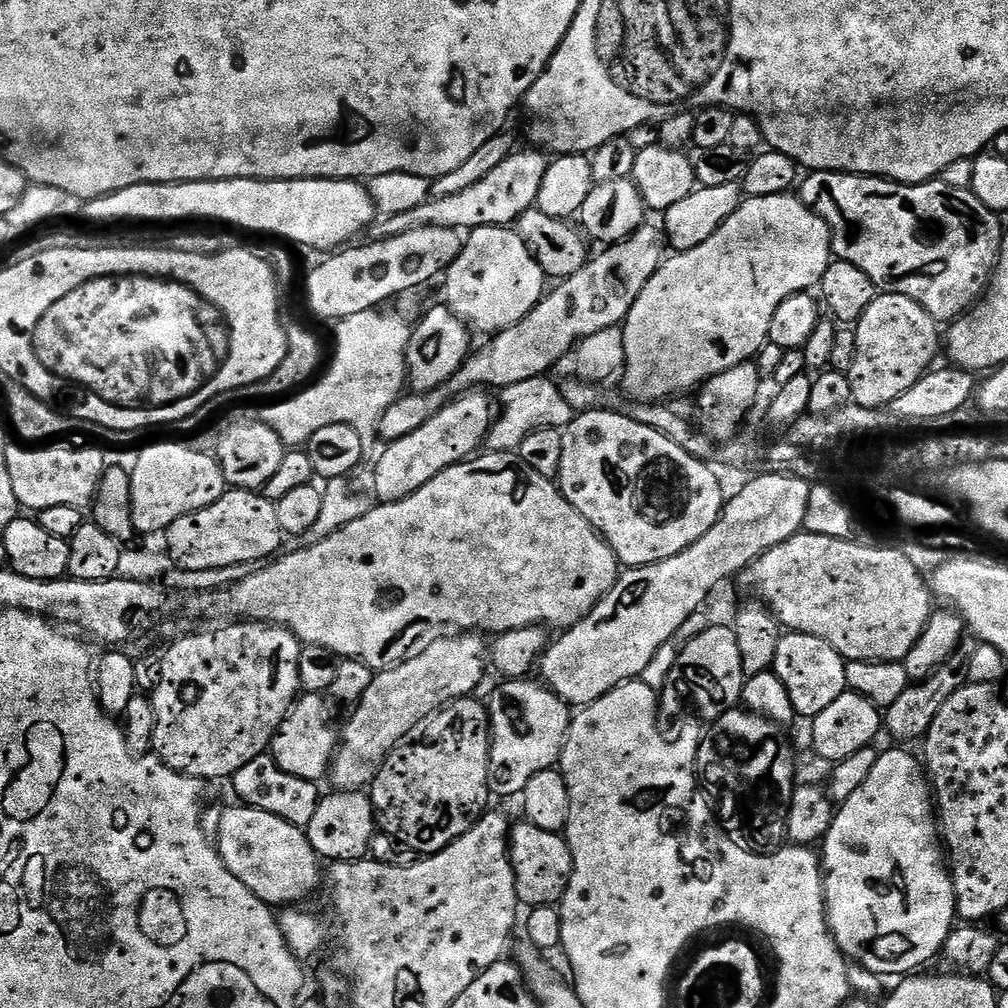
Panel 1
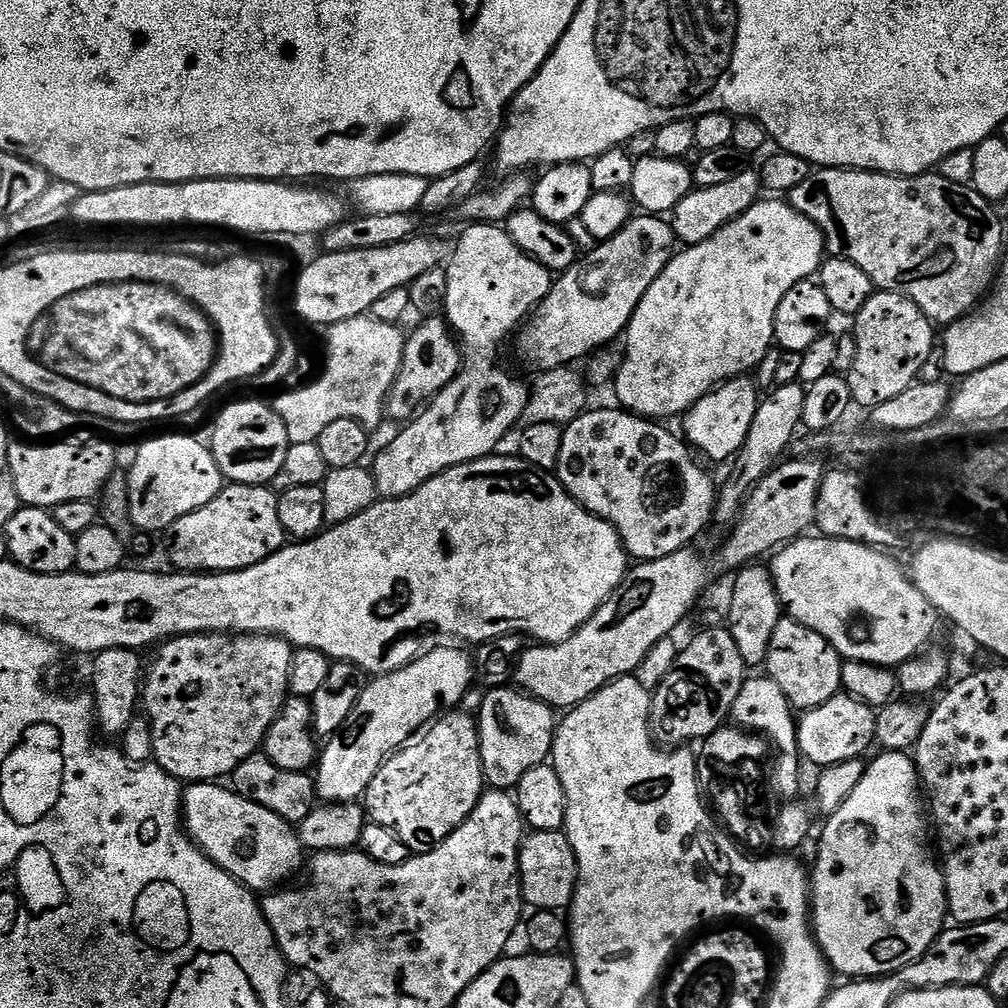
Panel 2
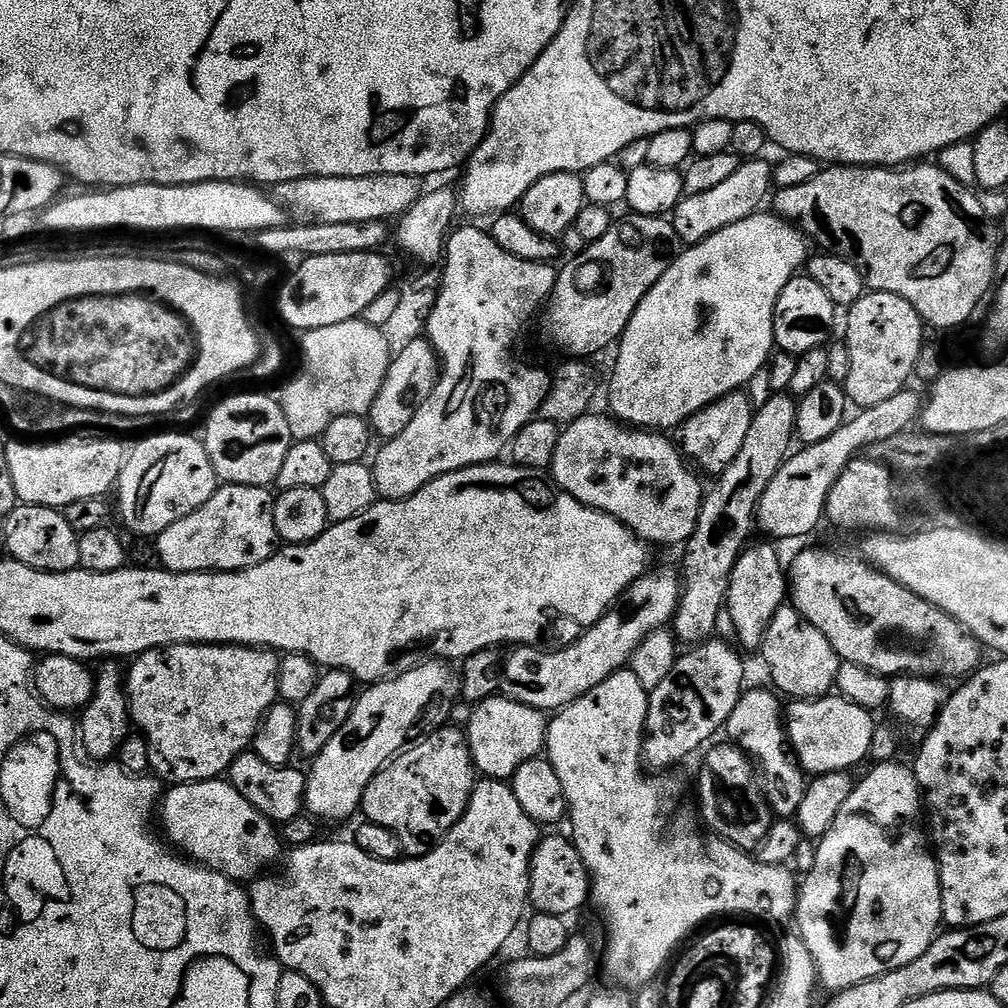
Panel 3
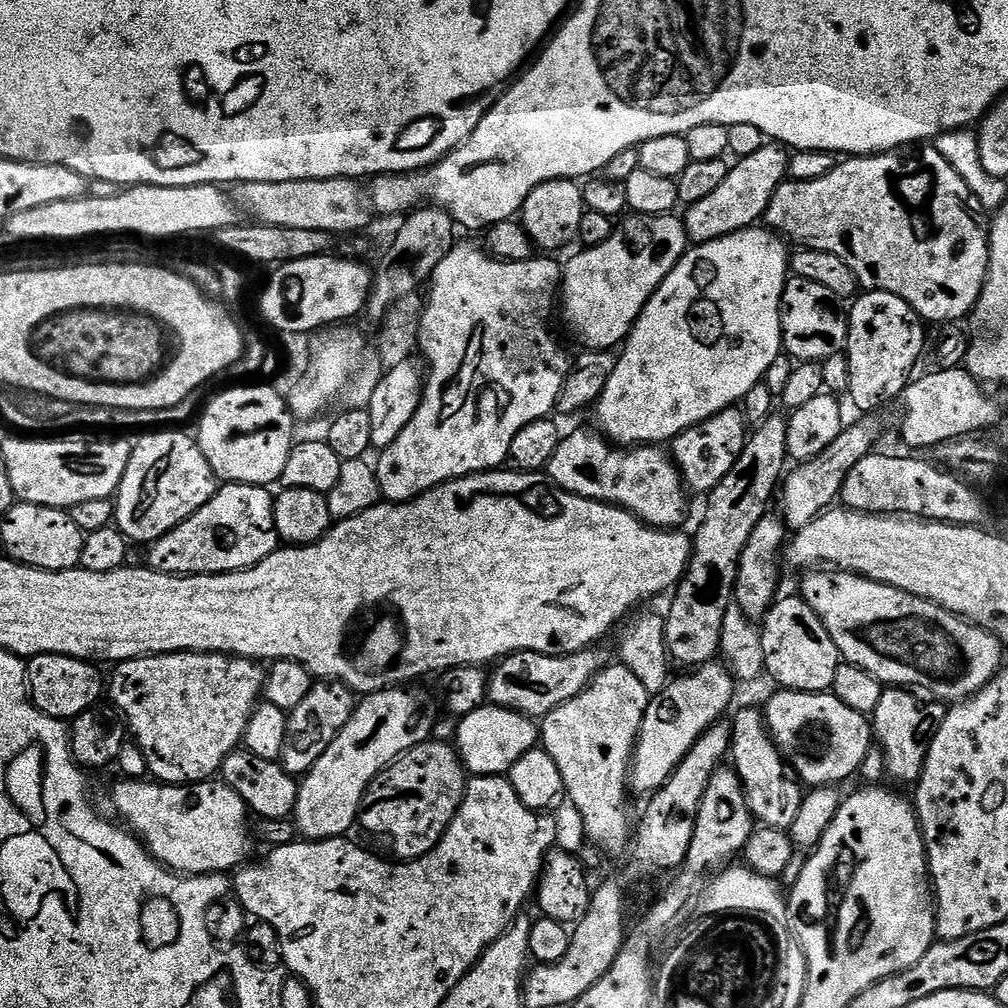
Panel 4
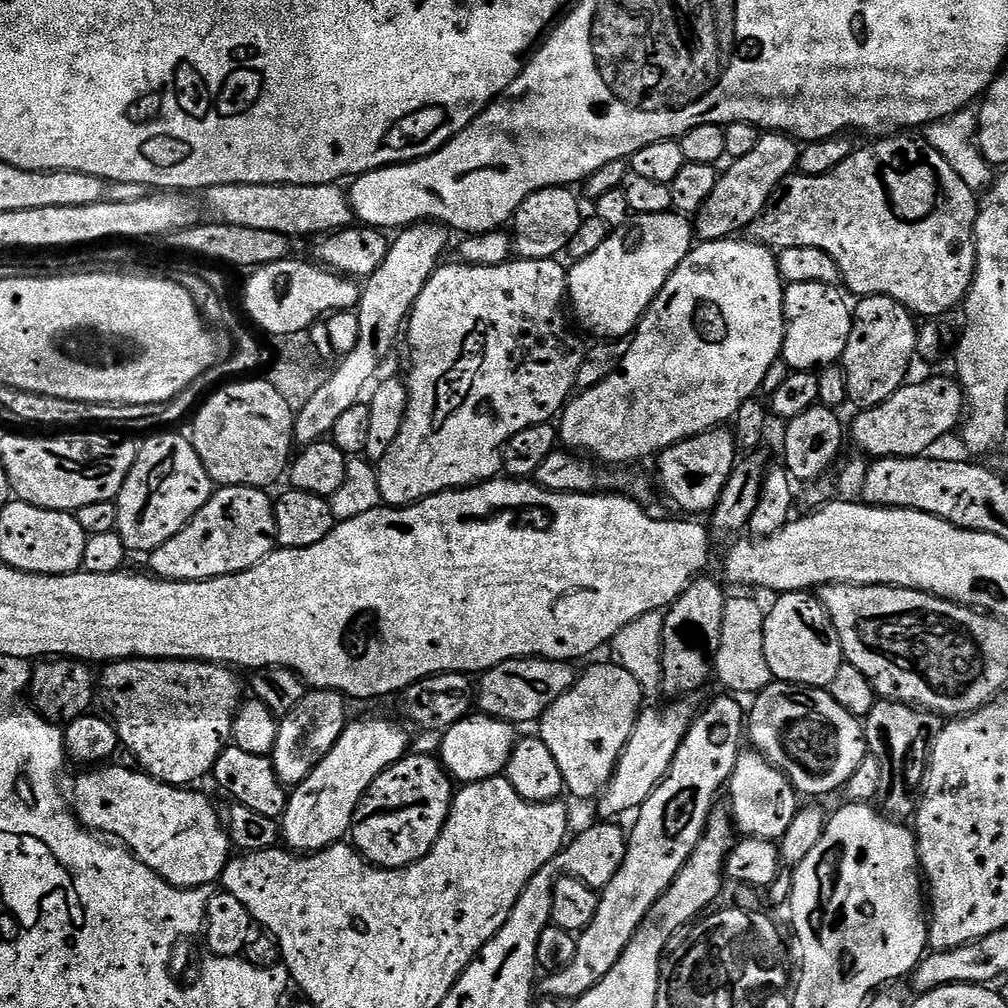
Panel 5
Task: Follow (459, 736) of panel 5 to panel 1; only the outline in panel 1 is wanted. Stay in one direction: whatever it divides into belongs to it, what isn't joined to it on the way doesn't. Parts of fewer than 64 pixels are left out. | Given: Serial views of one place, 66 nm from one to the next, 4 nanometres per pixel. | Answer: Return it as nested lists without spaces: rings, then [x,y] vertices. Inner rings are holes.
[[[536,678],[504,680],[499,690],[487,701],[486,707],[488,720],[492,724],[488,787],[493,797],[519,797],[524,791],[526,782],[530,782],[530,778],[534,778],[534,774],[542,774],[542,770],[556,768],[559,765],[560,755],[572,725],[573,709],[561,696],[554,694],[547,684]]]

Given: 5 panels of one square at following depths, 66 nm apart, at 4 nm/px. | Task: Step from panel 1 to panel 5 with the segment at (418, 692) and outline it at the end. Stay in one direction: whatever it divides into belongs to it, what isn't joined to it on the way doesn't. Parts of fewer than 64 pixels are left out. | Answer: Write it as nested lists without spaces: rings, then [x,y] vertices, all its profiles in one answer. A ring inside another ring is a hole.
[[[372,716],[369,720],[353,719],[345,727],[344,733],[334,742],[330,754],[318,762],[318,766],[302,783],[291,789],[288,805],[282,817],[282,840],[293,853],[311,854],[339,844],[349,835],[352,815],[366,790],[391,764],[404,759],[410,748],[410,732],[407,732],[396,720],[387,720],[384,716]]]

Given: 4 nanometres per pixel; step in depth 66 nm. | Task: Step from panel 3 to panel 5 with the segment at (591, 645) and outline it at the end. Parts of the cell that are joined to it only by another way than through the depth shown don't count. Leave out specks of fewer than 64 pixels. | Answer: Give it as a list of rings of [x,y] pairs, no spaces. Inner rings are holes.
[[[521,656],[519,660],[507,660],[488,669],[479,677],[475,703],[483,715],[493,716],[499,720],[507,720],[513,726],[528,724],[531,720],[532,723],[539,721],[545,710],[555,700],[562,698],[562,694],[566,694],[566,690],[570,690],[573,684],[576,683],[578,672],[577,669],[572,668],[575,667],[567,660],[541,660],[539,656]]]

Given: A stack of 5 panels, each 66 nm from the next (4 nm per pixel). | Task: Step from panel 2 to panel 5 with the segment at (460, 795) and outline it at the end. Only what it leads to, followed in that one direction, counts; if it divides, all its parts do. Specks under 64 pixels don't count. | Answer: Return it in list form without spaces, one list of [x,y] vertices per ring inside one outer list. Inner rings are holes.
[[[405,755],[404,759],[391,764],[366,790],[352,815],[350,840],[357,852],[378,868],[404,868],[418,862],[434,846],[438,834],[444,828],[452,809],[454,781],[435,755]]]

